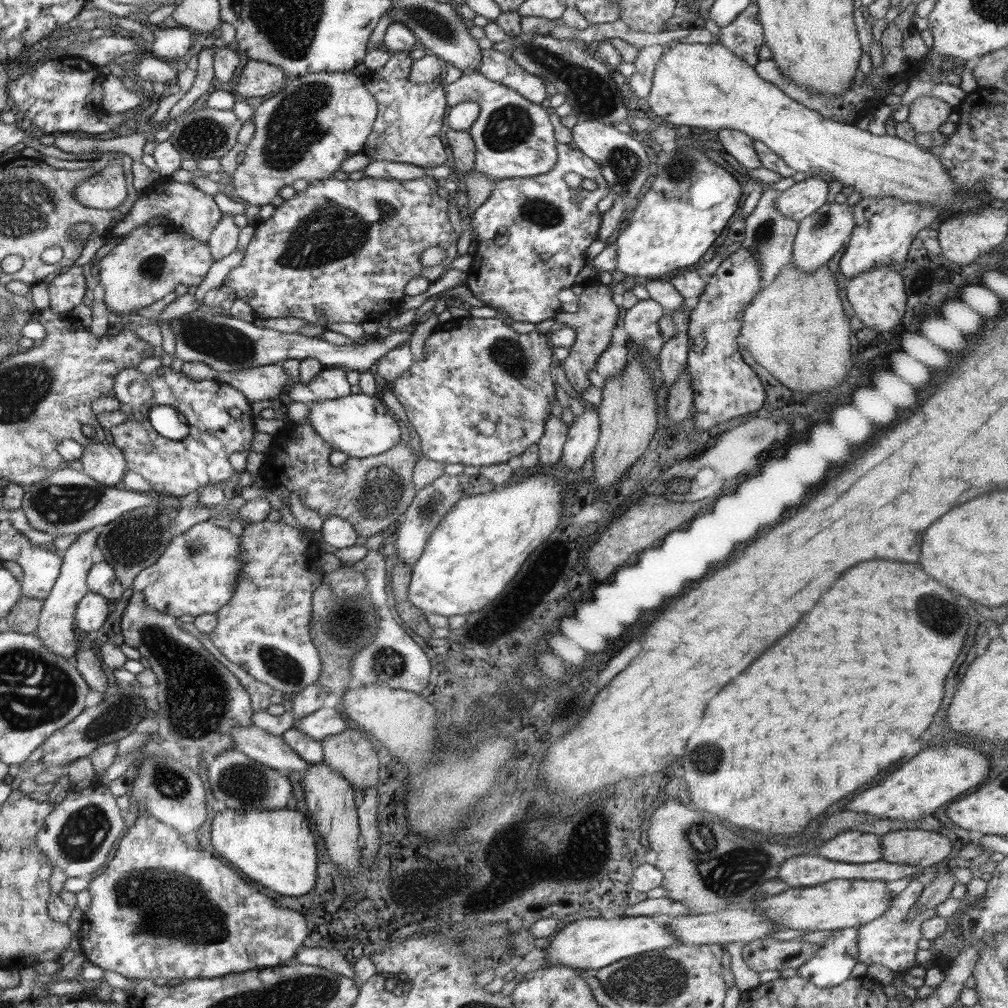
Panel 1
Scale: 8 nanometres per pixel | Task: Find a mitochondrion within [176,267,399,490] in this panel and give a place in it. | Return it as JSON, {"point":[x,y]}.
{"point":[218,341]}

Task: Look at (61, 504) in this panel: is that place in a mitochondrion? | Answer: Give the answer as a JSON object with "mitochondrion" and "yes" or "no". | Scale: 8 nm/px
{"mitochondrion":"yes"}

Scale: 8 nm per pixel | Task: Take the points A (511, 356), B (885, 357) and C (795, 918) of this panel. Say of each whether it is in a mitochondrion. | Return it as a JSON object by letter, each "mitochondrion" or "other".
{"A":"mitochondrion","B":"other","C":"other"}

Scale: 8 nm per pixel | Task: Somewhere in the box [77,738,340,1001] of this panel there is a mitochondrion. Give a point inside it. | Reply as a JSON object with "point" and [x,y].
{"point":[190,916]}

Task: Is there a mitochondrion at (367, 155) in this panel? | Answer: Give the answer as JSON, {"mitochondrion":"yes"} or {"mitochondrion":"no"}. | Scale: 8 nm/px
{"mitochondrion":"no"}

